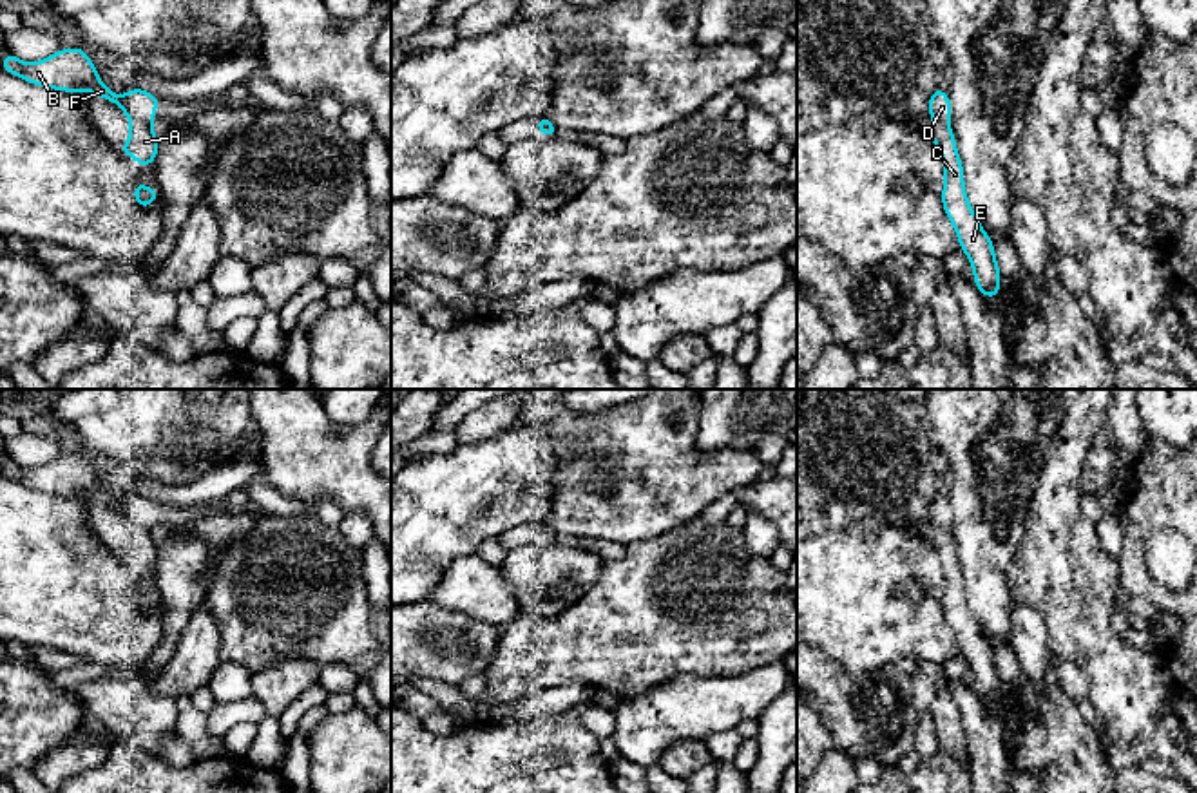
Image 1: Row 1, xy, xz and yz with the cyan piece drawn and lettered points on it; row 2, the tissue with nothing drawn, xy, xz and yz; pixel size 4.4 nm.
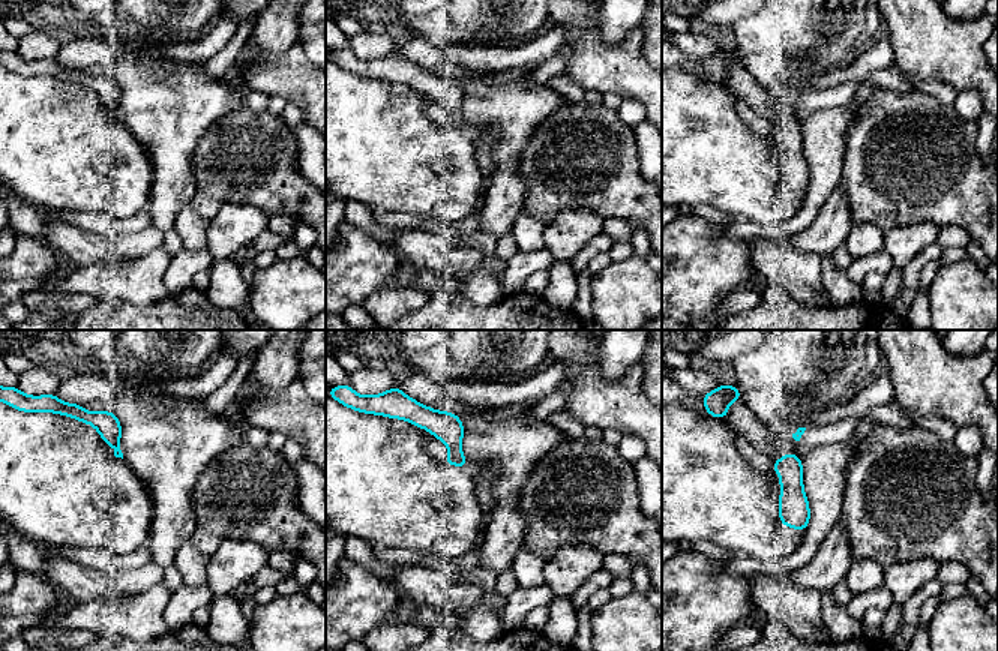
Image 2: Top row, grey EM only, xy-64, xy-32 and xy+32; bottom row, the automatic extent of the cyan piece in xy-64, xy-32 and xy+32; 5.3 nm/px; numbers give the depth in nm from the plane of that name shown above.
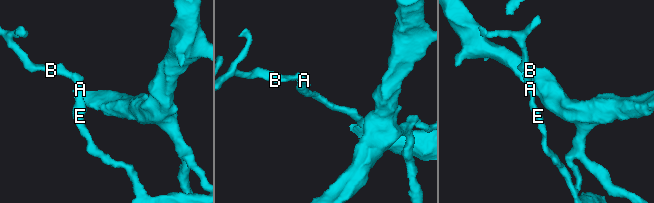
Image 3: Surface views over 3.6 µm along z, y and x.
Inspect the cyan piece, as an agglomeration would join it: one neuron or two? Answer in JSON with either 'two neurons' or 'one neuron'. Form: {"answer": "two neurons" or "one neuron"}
{"answer": "one neuron"}

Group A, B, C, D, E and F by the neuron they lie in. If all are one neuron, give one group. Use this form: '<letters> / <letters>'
A B C D E F

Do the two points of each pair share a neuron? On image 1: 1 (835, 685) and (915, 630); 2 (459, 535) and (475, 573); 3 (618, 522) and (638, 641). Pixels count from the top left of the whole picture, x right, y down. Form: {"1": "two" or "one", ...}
{"1": "two", "2": "two", "3": "two"}

